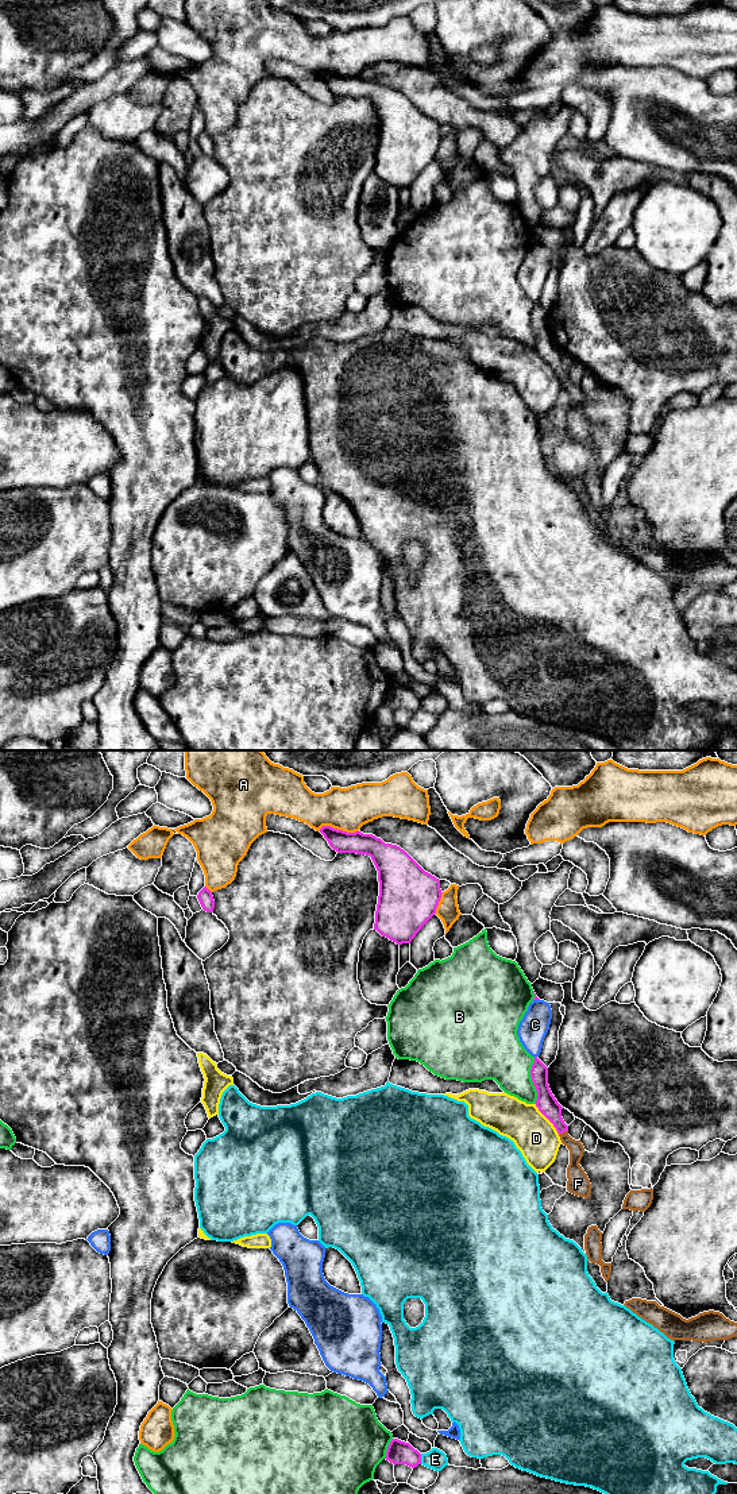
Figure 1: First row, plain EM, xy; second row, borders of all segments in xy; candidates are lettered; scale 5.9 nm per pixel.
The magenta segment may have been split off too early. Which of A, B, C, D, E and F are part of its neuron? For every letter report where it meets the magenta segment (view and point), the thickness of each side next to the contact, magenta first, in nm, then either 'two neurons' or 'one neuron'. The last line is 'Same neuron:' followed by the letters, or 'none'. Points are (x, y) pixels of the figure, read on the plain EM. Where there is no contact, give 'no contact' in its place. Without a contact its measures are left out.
A: meets magenta in xy at (339, 74); 130 nm thick on the magenta side, 260 nm on the other; two neurons
B: meets magenta in xy at (532, 324); 120 nm thick on the magenta side, 300 nm on the other; two neurons
C: meets magenta in xy at (536, 243); 20 nm thick on the magenta side, 170 nm on the other; two neurons
D: meets magenta in xy at (547, 362); 120 nm thick on the magenta side, 240 nm on the other; two neurons
E: meets magenta in xy at (420, 703); 140 nm thick on the magenta side, 120 nm on the other; two neurons
F: meets magenta in xy at (563, 375); 120 nm thick on the magenta side, 100 nm on the other; one neuron
Same neuron: F

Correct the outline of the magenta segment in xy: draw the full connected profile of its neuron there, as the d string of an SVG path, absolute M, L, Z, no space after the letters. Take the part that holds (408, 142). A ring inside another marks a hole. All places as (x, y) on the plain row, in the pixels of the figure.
M323 70L320 77L337 97L370 100L379 126L374 174L397 189L410 188L436 158L440 124L425 116L404 93L373 78Z

